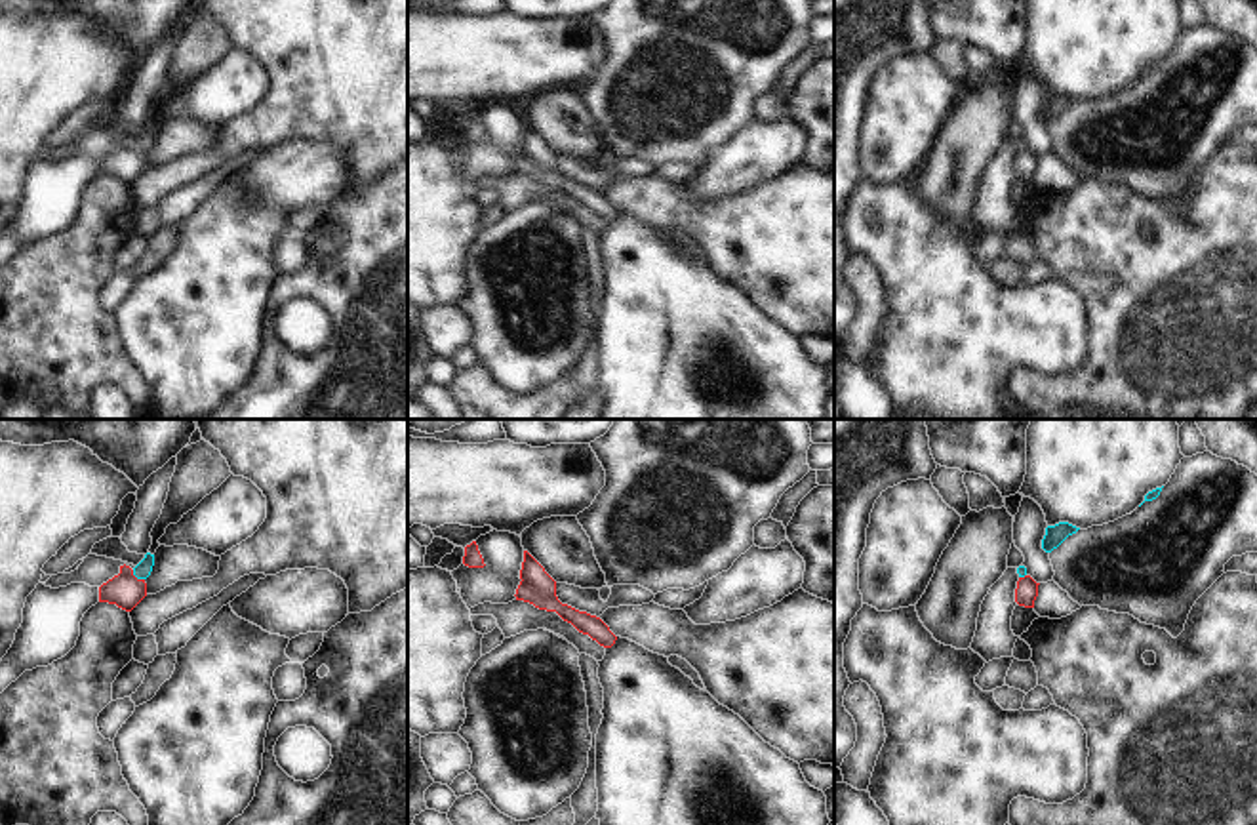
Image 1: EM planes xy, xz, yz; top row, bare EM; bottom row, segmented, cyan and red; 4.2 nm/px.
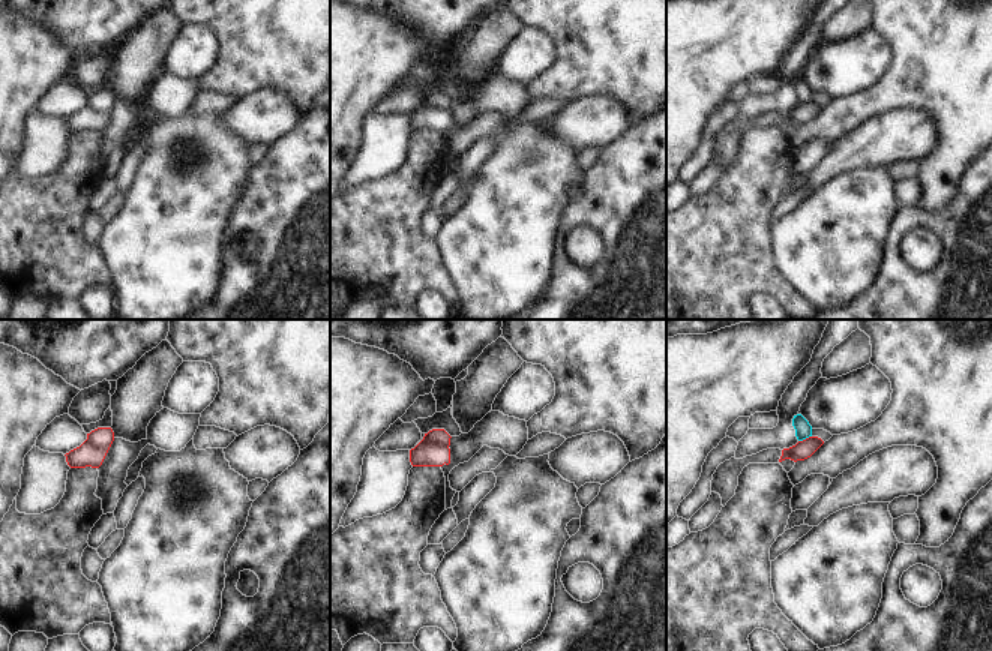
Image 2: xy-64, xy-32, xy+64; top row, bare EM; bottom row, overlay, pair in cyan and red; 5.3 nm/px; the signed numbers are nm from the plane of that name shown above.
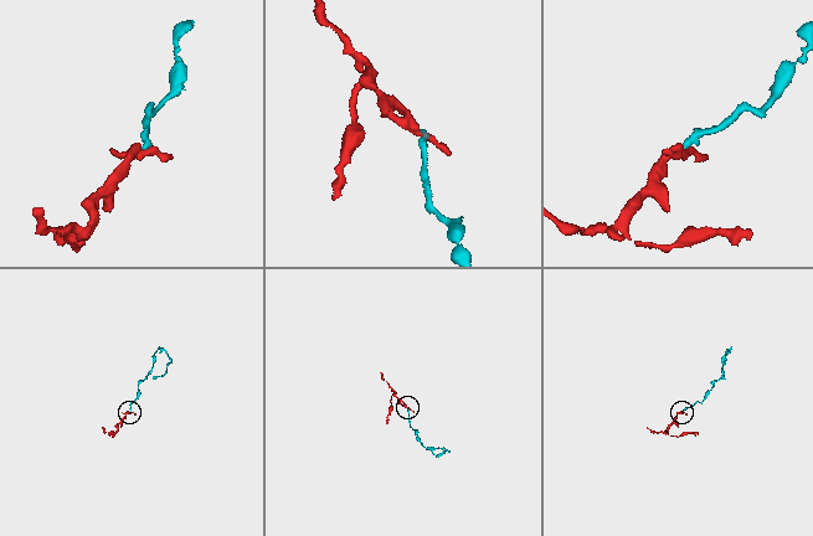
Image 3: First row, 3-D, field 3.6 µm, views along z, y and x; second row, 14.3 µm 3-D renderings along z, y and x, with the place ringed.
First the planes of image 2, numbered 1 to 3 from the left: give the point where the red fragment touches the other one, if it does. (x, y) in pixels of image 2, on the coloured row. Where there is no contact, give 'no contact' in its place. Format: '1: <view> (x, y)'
1: no contact
2: no contact
3: xy+64 (805, 438)

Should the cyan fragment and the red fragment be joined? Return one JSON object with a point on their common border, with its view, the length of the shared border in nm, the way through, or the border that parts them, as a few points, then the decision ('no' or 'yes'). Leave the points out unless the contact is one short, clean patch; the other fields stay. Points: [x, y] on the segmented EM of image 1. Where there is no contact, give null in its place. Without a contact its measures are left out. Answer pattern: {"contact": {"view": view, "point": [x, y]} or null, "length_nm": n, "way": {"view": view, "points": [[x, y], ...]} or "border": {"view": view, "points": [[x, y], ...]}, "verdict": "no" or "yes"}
{"contact": {"view": "xy", "point": [138, 578]}, "length_nm": 70, "way": {"view": "xy", "points": [[143, 568], [138, 578], [126, 591]]}, "verdict": "yes"}

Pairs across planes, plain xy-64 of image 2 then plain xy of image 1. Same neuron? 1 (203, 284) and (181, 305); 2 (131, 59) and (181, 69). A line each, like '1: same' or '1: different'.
1: same
2: same

